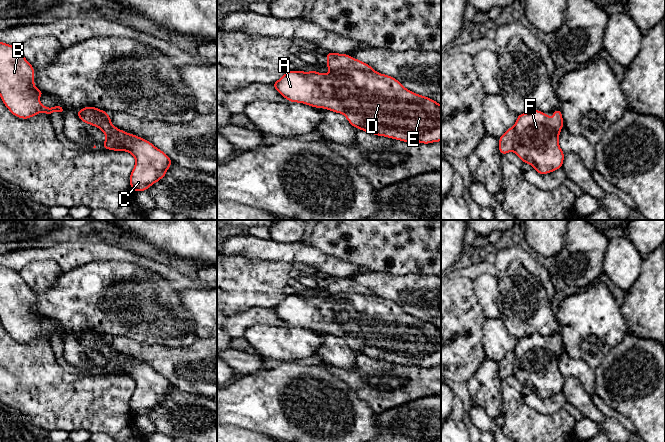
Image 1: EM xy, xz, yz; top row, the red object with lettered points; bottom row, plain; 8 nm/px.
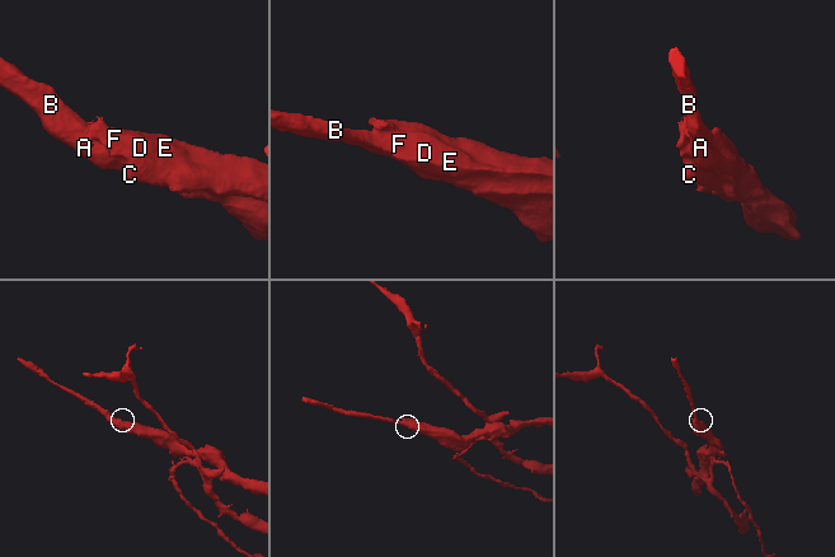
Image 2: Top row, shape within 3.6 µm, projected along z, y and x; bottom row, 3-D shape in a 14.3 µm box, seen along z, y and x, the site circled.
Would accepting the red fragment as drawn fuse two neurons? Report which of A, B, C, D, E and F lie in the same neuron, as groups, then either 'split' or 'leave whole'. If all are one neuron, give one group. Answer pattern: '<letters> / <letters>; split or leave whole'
A B D E F / C; split

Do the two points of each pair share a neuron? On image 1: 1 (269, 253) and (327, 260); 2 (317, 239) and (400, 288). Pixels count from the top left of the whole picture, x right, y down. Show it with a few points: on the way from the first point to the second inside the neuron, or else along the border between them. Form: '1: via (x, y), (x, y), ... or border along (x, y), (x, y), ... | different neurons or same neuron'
1: via (283, 253), (302, 253), (313, 258) | same neuron
2: border along (366, 268), (394, 275) | different neurons

